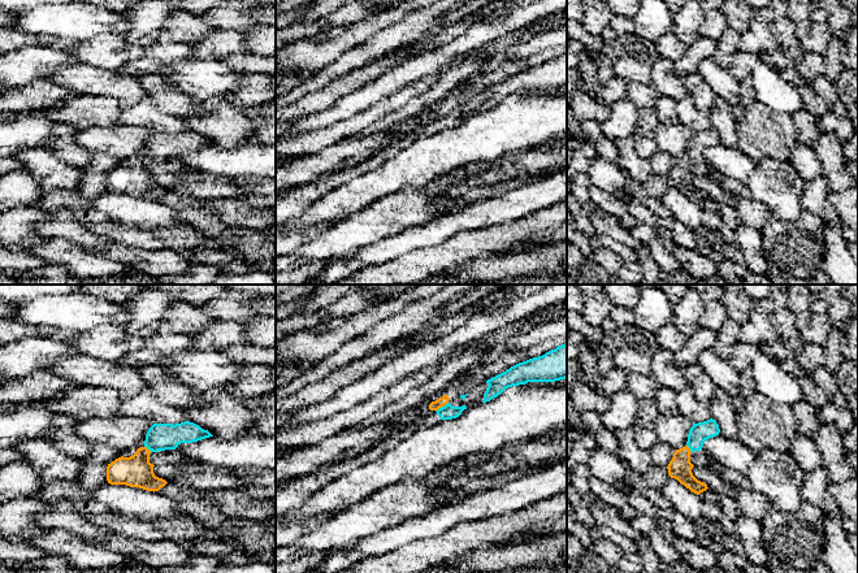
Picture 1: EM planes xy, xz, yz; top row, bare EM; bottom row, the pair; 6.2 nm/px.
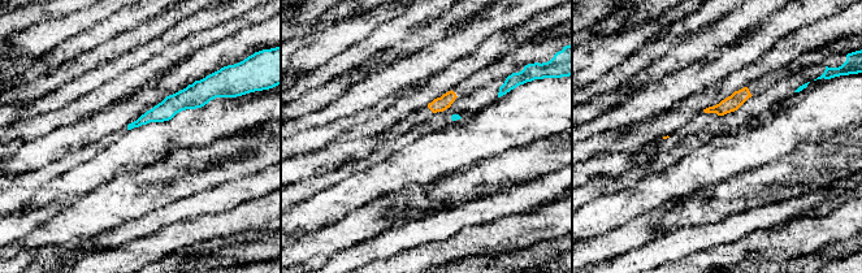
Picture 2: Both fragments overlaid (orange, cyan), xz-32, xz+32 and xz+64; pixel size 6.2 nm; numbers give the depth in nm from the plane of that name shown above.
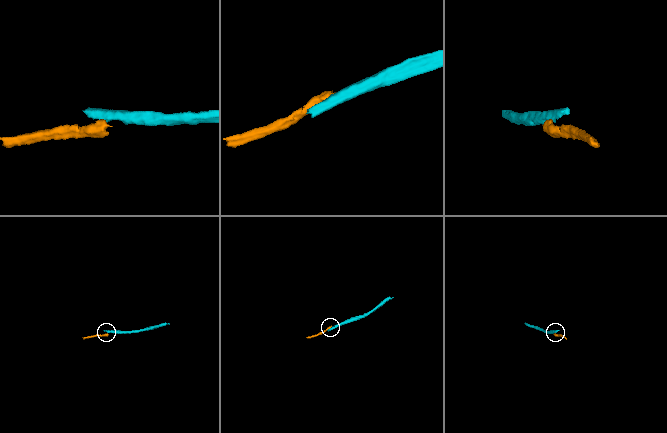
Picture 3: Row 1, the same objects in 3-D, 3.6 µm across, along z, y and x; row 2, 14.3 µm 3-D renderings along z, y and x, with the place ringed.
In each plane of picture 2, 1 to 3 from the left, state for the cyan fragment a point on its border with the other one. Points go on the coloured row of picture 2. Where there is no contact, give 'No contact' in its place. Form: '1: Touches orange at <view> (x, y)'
1: No contact
2: No contact
3: No contact

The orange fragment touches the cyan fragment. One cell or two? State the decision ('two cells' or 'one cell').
two cells

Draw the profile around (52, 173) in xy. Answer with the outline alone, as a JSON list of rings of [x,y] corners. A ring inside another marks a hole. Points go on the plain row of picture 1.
[[[42,146],[21,149],[12,156],[22,162],[22,170],[30,173],[44,191],[75,188],[84,173],[83,168],[66,164]]]

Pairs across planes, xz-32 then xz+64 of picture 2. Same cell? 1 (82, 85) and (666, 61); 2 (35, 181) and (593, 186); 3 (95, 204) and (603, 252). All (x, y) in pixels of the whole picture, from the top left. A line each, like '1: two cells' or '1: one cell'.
1: two cells
2: one cell
3: one cell

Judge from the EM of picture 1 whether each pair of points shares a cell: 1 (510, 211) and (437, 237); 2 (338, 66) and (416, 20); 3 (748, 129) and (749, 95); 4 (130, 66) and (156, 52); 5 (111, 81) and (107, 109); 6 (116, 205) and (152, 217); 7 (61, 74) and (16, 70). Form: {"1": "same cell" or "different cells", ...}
{"1": "same cell", "2": "same cell", "3": "different cells", "4": "same cell", "5": "different cells", "6": "same cell", "7": "different cells"}

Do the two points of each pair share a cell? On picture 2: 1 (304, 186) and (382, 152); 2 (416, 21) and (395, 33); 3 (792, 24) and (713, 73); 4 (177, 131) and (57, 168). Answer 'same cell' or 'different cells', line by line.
1: same cell
2: same cell
3: same cell
4: different cells

